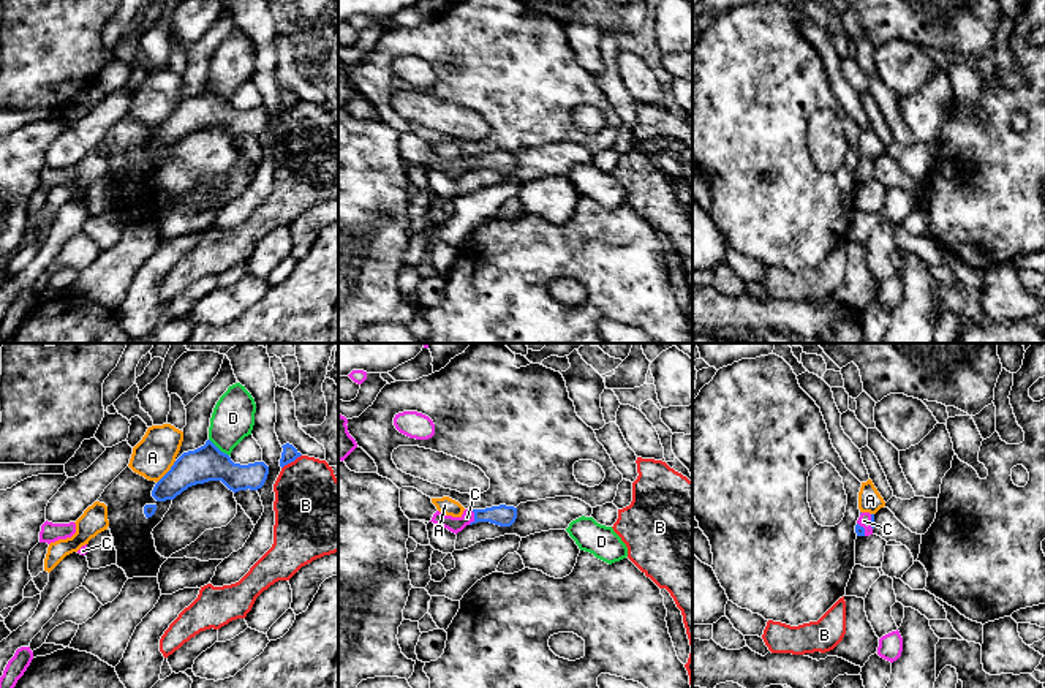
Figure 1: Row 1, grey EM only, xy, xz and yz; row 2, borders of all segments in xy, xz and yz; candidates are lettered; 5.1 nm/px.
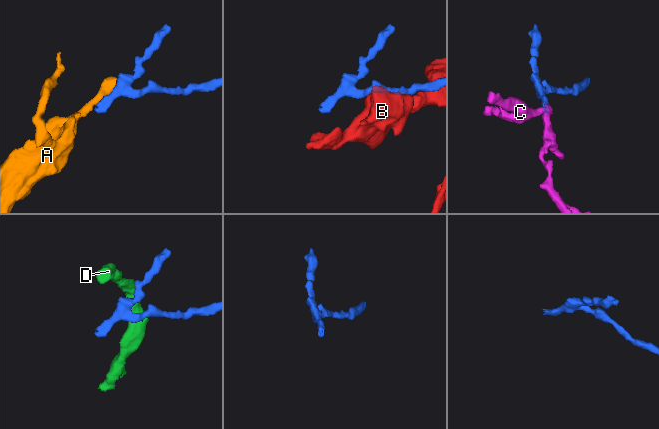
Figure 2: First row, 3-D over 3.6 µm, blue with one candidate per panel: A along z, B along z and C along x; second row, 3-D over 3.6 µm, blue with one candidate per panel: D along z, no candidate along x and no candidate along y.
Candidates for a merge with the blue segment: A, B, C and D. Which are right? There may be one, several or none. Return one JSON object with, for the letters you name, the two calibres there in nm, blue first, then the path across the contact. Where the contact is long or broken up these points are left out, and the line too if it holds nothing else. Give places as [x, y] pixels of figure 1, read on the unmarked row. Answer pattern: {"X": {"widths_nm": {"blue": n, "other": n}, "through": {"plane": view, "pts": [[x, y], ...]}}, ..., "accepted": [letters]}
{"C": {"widths_nm": {"blue": 110, "other": 80}, "through": {"plane": "xz", "pts": [[505, 162], [475, 163], [452, 170]]}}, "accepted": ["C"]}

